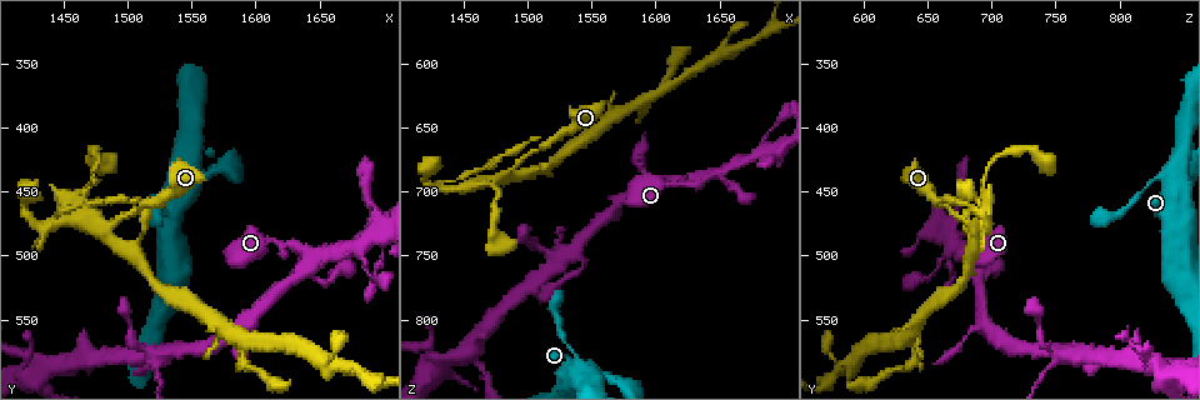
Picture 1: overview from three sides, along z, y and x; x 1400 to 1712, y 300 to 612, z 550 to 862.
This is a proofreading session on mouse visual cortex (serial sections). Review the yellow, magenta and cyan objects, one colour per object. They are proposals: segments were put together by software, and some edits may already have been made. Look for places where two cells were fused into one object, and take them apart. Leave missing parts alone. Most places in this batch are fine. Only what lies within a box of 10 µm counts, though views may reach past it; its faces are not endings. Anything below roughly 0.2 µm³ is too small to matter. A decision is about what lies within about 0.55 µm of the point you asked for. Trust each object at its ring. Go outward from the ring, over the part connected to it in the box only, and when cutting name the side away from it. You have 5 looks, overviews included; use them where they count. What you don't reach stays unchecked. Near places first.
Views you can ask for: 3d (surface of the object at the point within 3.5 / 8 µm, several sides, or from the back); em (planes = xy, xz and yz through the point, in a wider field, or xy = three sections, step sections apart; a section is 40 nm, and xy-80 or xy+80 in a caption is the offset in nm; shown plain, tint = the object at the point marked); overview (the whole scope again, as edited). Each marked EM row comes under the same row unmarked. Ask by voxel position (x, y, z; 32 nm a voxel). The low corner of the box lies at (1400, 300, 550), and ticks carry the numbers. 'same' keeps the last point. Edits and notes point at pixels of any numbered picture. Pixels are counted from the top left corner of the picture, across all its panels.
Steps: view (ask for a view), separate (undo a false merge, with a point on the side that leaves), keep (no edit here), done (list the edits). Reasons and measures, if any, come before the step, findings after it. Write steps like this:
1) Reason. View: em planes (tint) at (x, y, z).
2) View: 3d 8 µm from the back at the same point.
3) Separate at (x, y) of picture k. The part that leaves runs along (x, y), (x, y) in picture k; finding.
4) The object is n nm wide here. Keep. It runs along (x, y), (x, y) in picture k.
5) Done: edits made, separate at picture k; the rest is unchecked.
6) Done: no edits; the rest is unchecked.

Sudden change in width. View: 3d 3.5 µm at (1522, 462, 658).

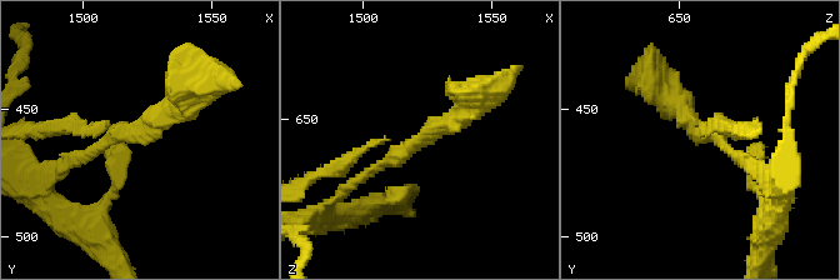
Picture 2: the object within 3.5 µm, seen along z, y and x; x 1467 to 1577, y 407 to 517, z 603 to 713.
View: em xy step 1 (tint) at (1523, 460, 658).

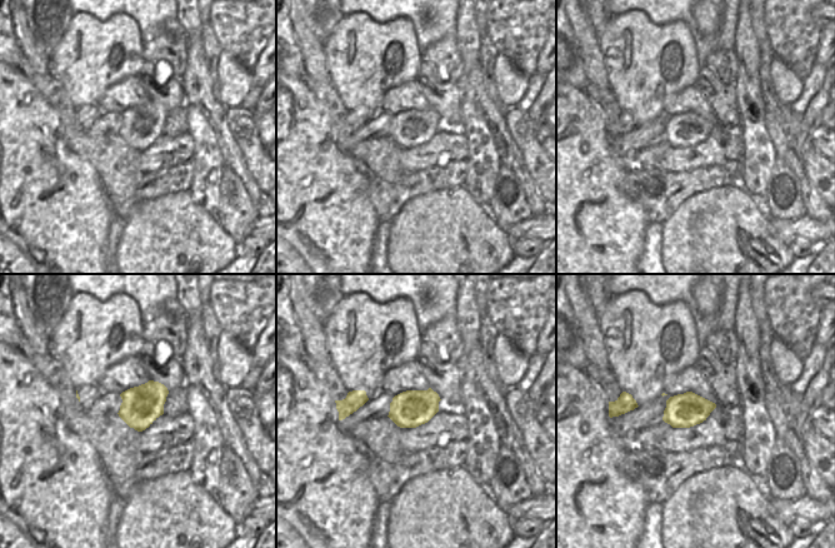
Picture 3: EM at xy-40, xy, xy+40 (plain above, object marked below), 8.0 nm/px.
Keep. It runs along (474, 98), (451, 124), (355, 181) in picture 2; continuous, no second cell.

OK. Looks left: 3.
A fork. View: 3d 8 µm at (1470, 472, 694).

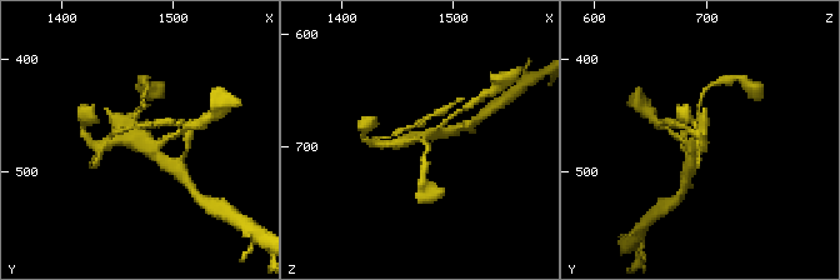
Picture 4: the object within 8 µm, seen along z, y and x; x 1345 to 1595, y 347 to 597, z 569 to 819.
View: 3d 3.5 µm at the same point.

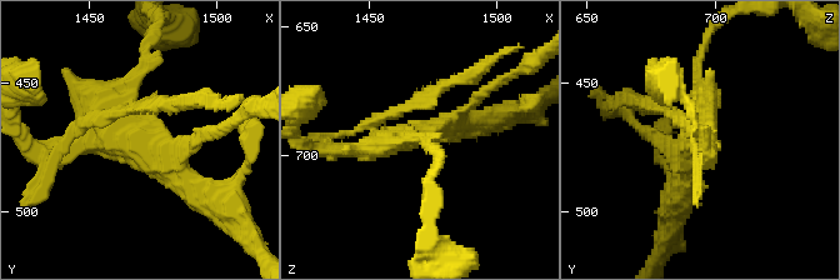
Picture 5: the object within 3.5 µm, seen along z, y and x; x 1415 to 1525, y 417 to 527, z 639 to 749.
Keep. It runs along (200, 135), (150, 150), (120, 120), (146, 63) in picture 5; one cell here.

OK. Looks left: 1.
Done: no edits; the rest is unchecked.

